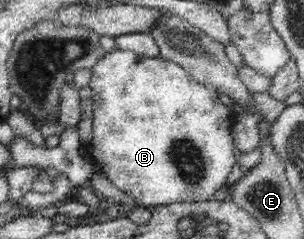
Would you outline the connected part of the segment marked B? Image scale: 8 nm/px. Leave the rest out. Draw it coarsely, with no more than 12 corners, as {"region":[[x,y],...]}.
{"region":[[162,58],[91,71],[96,169],[139,206],[221,197],[234,114]]}

